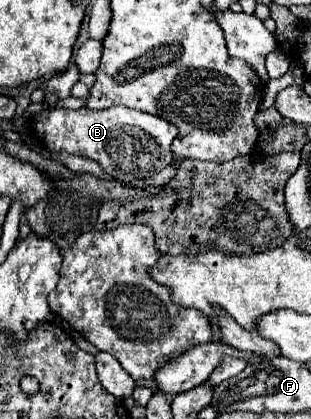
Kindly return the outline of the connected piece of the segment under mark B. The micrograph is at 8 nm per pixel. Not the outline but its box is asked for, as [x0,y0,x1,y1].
[31,107,177,181]

